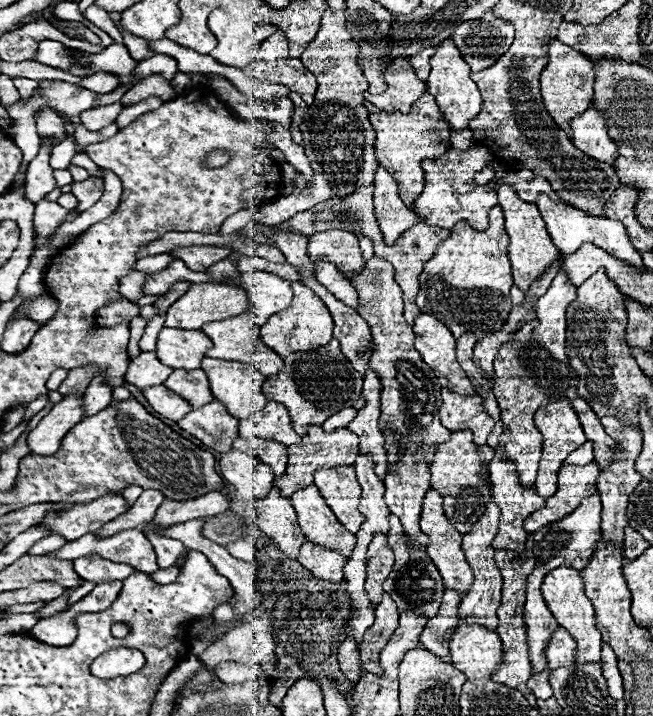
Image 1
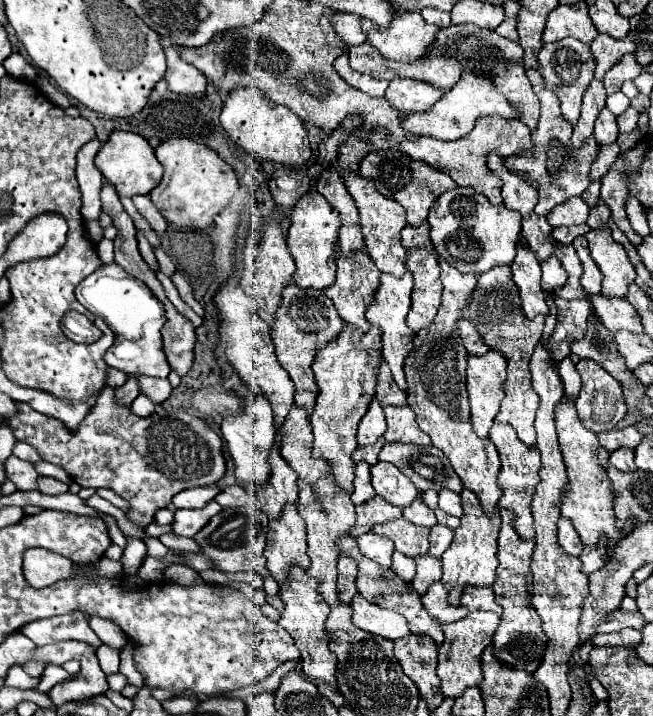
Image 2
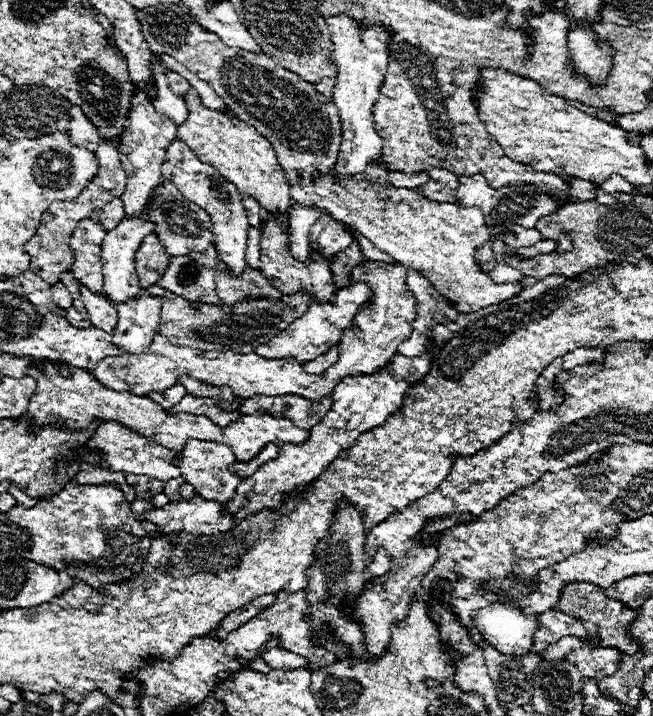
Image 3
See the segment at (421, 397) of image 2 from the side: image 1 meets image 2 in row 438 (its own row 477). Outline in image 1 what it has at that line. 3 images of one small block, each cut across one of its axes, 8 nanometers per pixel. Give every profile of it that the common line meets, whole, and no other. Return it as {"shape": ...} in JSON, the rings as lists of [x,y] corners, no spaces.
{"shape":[[[454,432],[452,438],[444,444],[438,444],[436,460],[432,462],[432,478],[430,488],[438,490],[444,496],[444,512],[448,520],[458,528],[462,534],[470,532],[474,522],[486,512],[486,502],[490,502],[490,480],[488,472],[482,474],[482,470],[488,470],[490,460],[494,458],[494,450],[490,446],[476,446],[472,442],[472,432]]]}

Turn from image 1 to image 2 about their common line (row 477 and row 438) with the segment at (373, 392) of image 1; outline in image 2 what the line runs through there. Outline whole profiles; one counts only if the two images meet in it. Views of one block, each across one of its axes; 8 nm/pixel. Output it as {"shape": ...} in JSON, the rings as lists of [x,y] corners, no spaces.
{"shape":[[[378,438],[376,444],[370,444],[370,446],[358,446],[352,454],[352,460],[354,462],[360,462],[360,460],[366,460],[368,464],[376,464],[378,462],[378,452],[380,448],[386,444],[384,438]]]}

